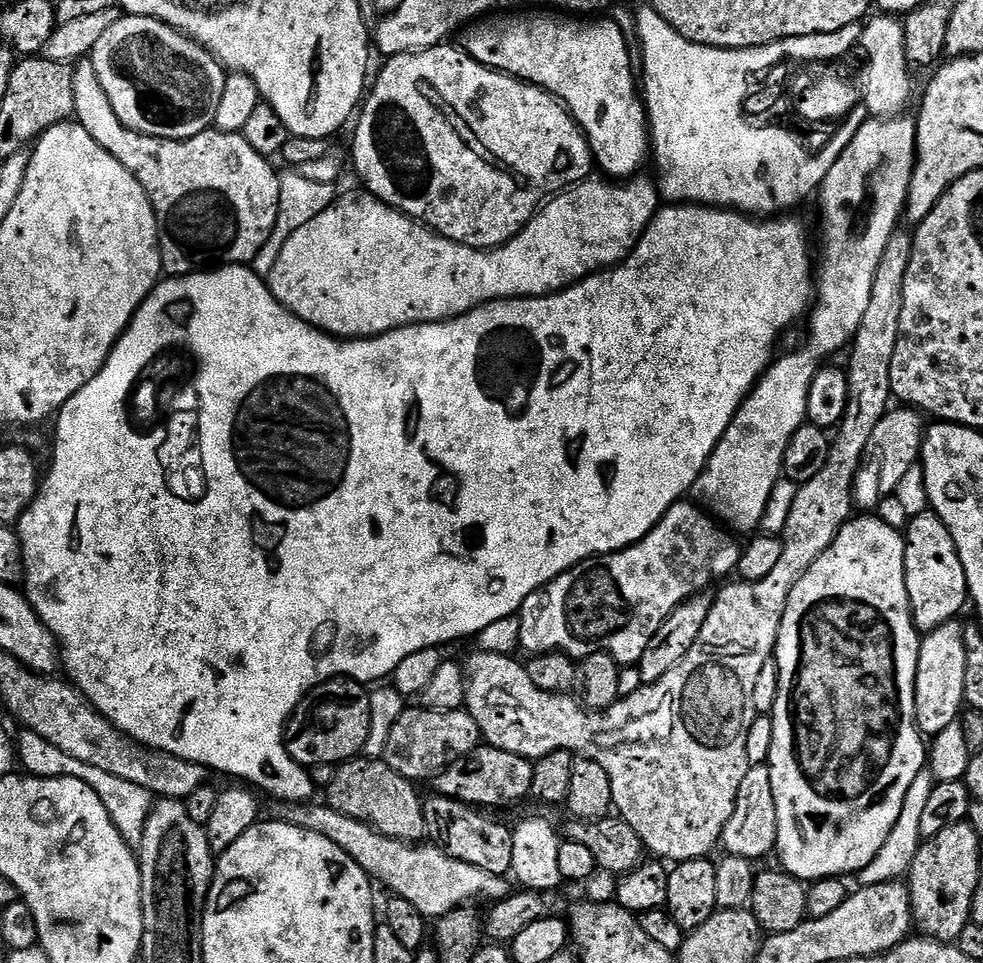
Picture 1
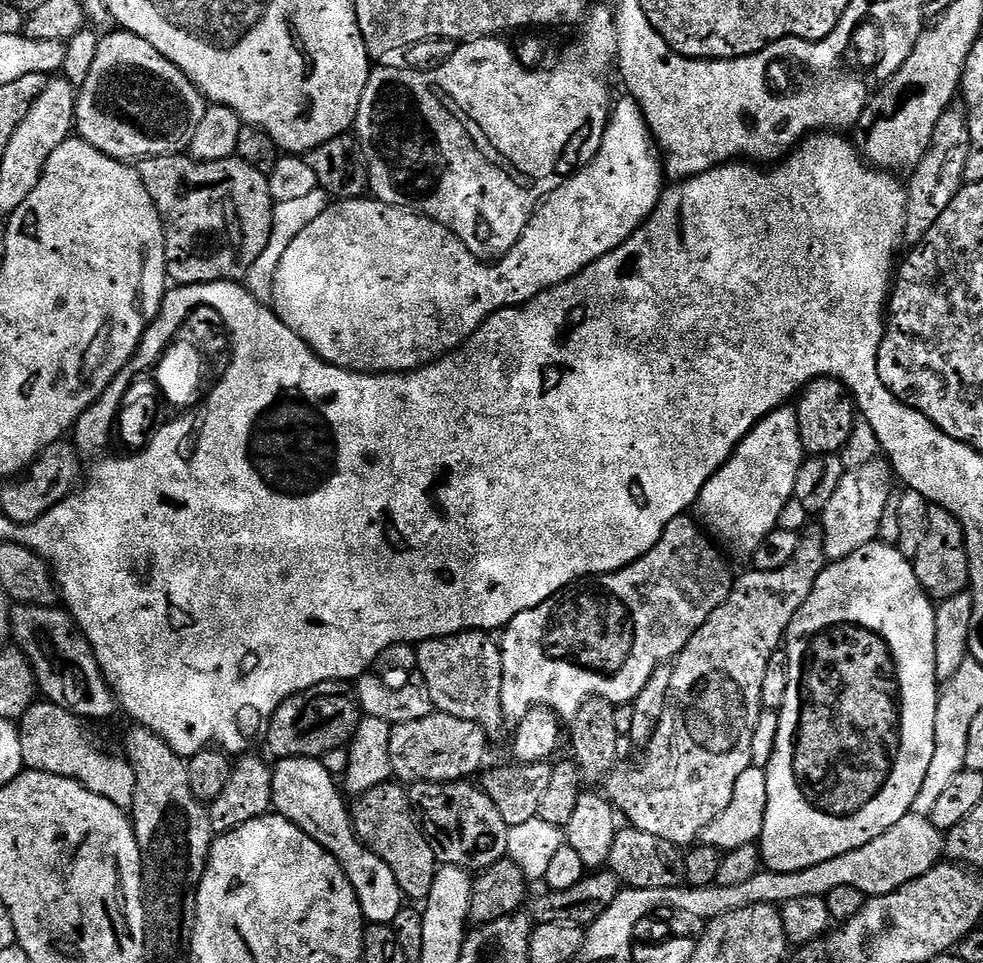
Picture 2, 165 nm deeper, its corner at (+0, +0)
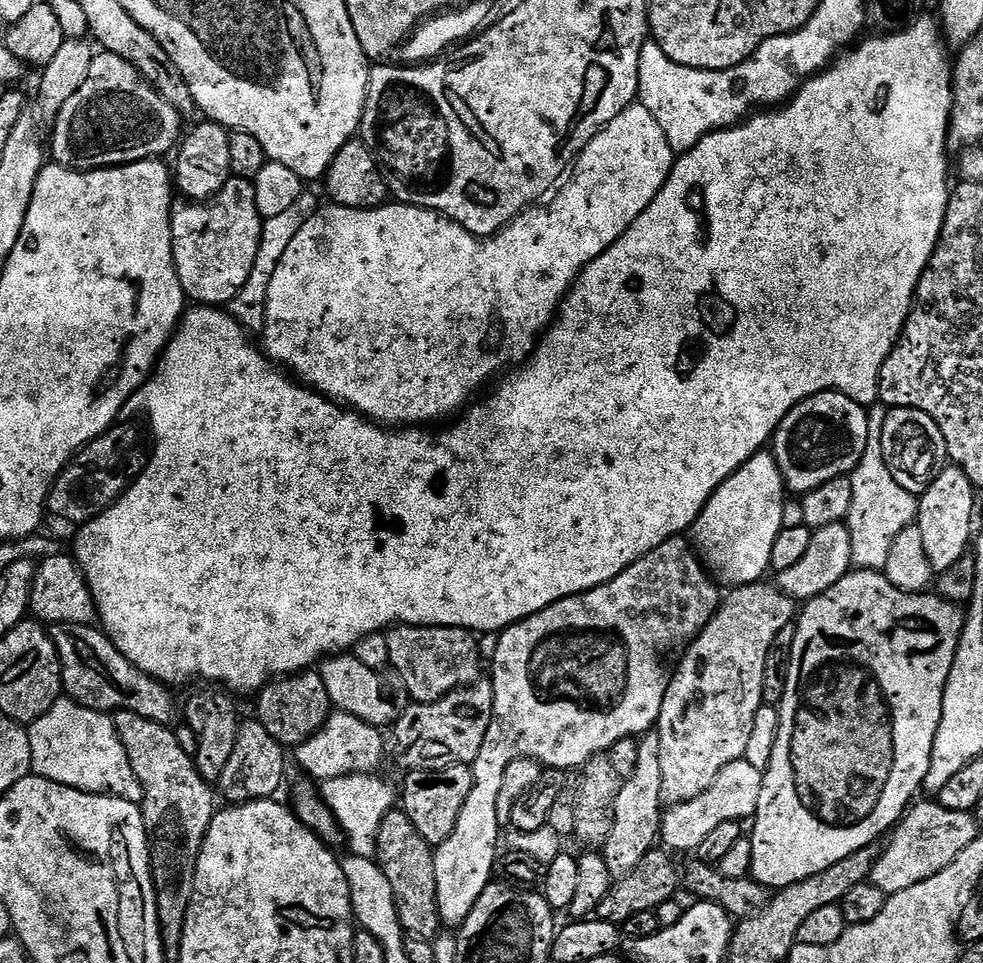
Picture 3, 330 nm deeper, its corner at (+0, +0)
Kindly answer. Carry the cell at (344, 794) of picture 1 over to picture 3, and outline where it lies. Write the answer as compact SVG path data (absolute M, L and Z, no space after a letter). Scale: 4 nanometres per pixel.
M394 810L390 814L386 814L386 818L382 818L374 859L380 865L382 874L386 874L386 882L390 886L390 890L394 890L396 918L403 926L405 933L408 936L435 941L436 935L442 931L440 911L438 910L438 878L434 878L436 854L433 845L428 844L426 838L422 838L422 834L418 834L418 830L414 830L414 822L410 822L410 818L403 810Z

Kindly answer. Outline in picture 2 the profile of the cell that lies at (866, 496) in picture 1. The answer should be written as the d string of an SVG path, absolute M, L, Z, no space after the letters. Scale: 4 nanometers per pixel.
M877 458L866 466L849 468L845 471L842 482L838 482L838 491L830 497L829 504L824 507L823 512L819 513L818 516L818 520L820 520L818 527L824 541L824 554L829 561L846 558L850 554L854 554L854 550L873 543L879 537L882 518L889 515L890 512L888 495L892 492L892 480L894 481L892 466L884 458Z

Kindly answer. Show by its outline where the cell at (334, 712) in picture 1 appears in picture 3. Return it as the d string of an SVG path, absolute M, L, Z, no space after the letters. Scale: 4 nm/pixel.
M316 670L281 676L265 684L255 700L255 719L260 720L269 734L285 746L301 744L318 734L318 730L322 730L322 726L334 711L330 694L326 694L326 682L322 682L319 671Z

